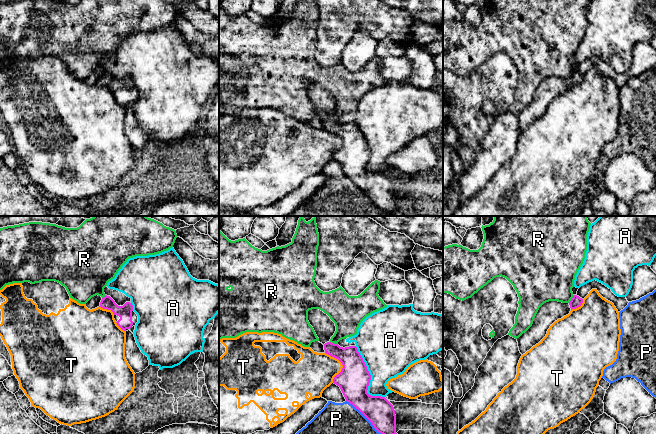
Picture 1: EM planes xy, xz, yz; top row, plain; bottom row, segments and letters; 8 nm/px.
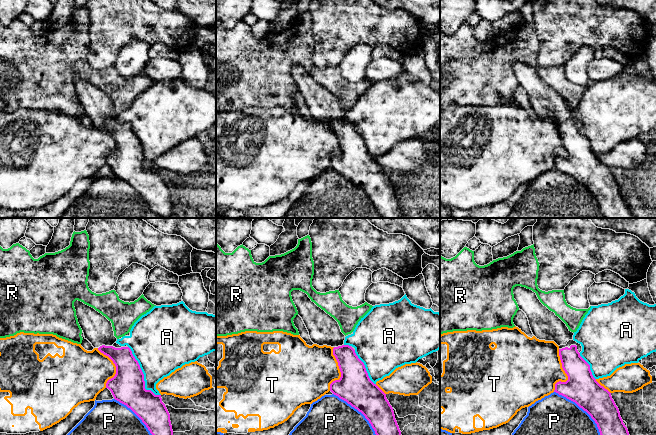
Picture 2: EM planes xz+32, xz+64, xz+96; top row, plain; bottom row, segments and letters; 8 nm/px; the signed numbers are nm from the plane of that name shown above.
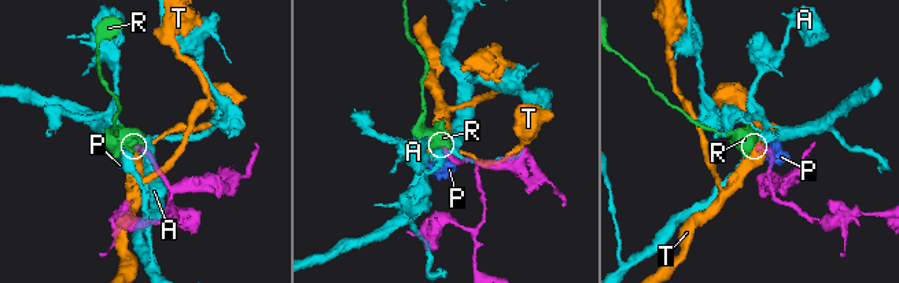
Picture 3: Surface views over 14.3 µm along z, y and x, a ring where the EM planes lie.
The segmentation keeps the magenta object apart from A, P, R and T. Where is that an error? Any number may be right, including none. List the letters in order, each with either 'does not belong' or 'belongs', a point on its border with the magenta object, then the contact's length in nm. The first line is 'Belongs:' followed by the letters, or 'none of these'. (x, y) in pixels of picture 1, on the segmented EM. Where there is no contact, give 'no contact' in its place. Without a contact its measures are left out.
Belongs: none of these
A: does not belong | xz (370, 378) | 480 nm
P: does not belong | xz (364, 415) | 400 nm
R: does not belong | xz (333, 343) | 70 nm
T: does not belong | xz (342, 364) | 260 nm

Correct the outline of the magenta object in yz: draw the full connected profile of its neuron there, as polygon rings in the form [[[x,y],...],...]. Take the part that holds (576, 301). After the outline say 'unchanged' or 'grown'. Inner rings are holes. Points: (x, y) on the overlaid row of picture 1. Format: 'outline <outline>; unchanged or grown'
outline [[[574,295],[569,303],[549,301],[538,310],[532,326],[517,338],[520,353],[523,355],[533,346],[541,342],[550,326],[558,319],[568,315],[572,309],[580,307],[583,299]]]; grown

